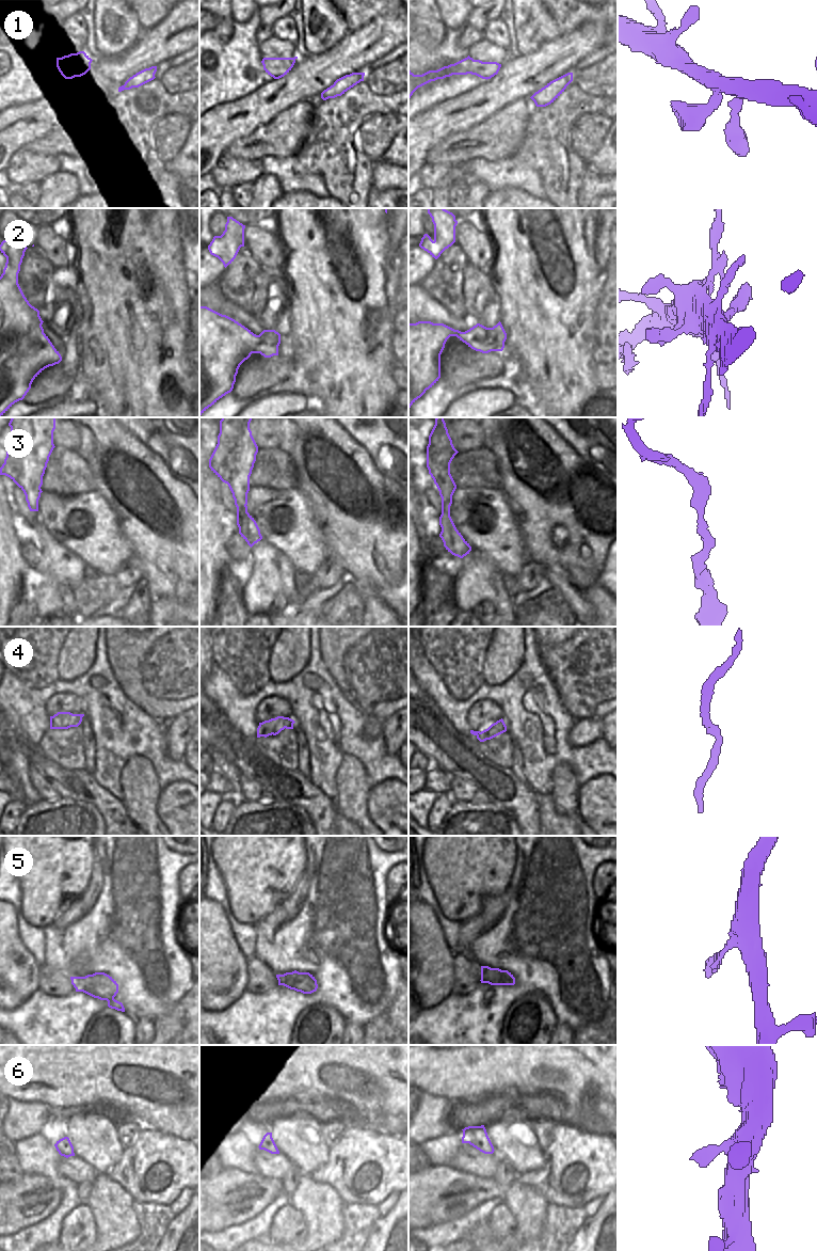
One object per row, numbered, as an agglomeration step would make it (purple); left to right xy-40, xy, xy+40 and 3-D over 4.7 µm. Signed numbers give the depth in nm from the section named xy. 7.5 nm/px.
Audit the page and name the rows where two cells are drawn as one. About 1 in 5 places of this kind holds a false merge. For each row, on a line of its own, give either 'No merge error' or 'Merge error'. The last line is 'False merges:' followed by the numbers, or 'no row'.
1: No merge error
2: No merge error
3: No merge error
4: No merge error
5: No merge error
6: No merge error
False merges: no row

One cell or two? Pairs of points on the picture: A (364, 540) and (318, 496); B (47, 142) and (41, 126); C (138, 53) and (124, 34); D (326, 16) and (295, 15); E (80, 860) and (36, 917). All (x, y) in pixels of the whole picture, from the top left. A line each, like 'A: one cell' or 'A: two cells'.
A: one cell
B: two cells
C: two cells
D: two cells
E: one cell

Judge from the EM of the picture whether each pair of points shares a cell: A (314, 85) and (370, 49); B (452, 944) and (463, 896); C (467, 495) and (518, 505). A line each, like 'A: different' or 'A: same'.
A: same
B: different
C: different

